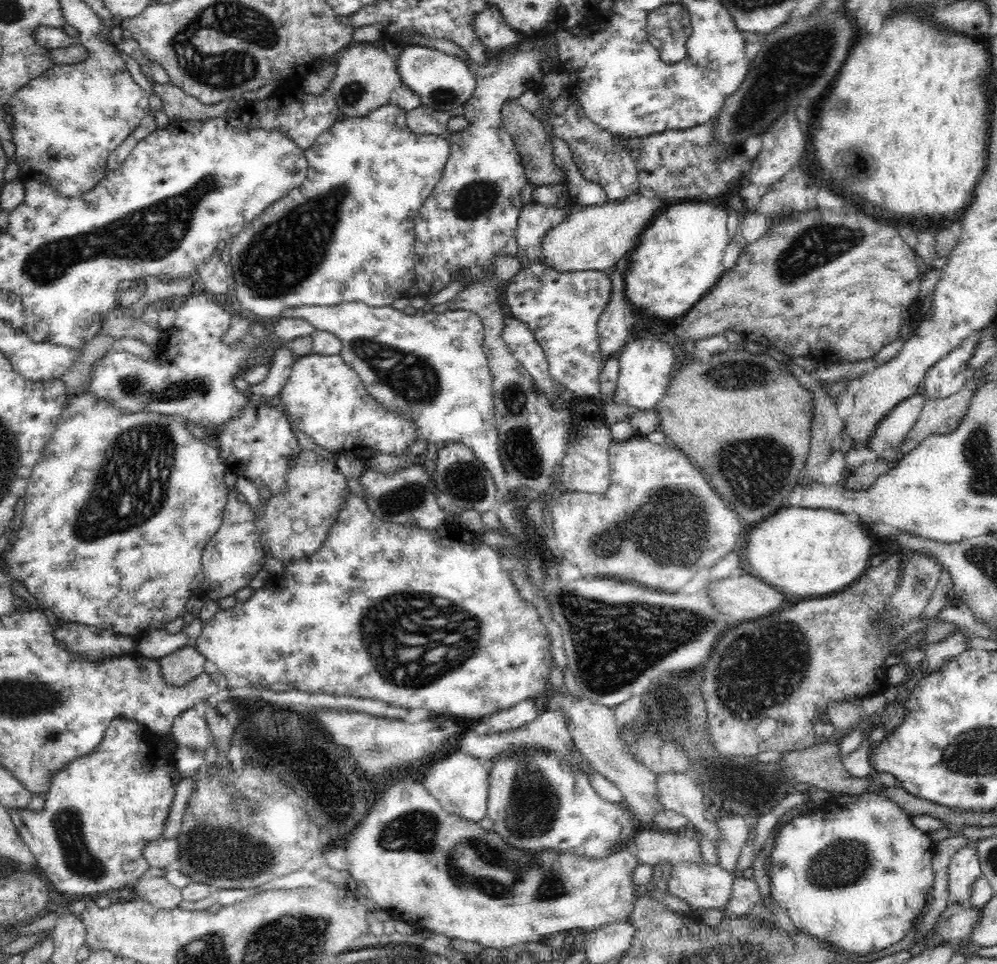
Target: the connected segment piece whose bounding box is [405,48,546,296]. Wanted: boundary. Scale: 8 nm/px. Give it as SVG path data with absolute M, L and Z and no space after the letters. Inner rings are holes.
M545 50L518 51L508 56L492 59L484 67L474 70L476 88L472 96L458 108L448 112L432 111L420 105L405 114L406 124L412 133L418 135L436 135L448 140L450 156L446 162L440 182L435 185L432 194L424 200L419 208L414 223L415 236L415 275L422 276L422 282L430 286L427 296L446 288L448 284L462 277L463 284L476 283L486 268L494 266L496 256L517 256L517 224L523 206L520 192L527 182L524 163L513 142L512 136L501 124L501 108L508 99L517 99L529 89L539 88L546 73L542 72L542 62L546 62ZM454 116L464 116L468 128L460 132L450 132L448 120Z

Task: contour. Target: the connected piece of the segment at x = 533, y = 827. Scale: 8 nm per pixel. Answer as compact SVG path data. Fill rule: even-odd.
M524 749L496 758L488 765L489 789L486 815L493 822L493 829L522 851L540 852L544 849L574 853L590 857L607 857L619 848L625 848L635 835L633 820L620 808L619 803L602 800L592 788L586 774L578 771L560 753L544 749Z

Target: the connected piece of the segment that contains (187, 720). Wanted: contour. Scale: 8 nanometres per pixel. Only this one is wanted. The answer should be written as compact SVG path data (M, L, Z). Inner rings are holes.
M198 707L189 708L179 714L174 719L170 732L175 737L177 746L202 749L204 752L212 739L207 720Z

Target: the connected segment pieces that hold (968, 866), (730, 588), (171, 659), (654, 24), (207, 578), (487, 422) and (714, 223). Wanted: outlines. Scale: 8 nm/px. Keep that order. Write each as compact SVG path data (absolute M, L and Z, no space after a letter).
M968 842L950 860L948 869L948 902L966 904L969 902L975 880L981 875L980 861L977 859L976 843Z
M749 574L717 580L708 587L707 591L709 600L718 613L732 616L740 622L764 618L764 616L780 610L786 604L786 596L775 586L770 586L762 579Z
M182 646L174 652L159 658L162 680L166 686L182 686L204 670L204 662L207 658L198 652L196 647Z
M680 4L660 7L648 14L649 43L659 52L660 60L676 64L687 55L693 25L690 14Z
M235 486L227 499L223 524L207 543L201 558L204 571L201 587L211 600L232 596L241 588L248 587L249 582L258 573L263 573L262 565L265 562L266 553L256 527L255 513L248 502L238 502L237 494L238 488Z
M344 302L338 306L300 306L300 308L288 308L284 310L282 317L306 319L310 324L314 325L315 330L325 330L336 335L338 340L341 340L342 348L339 352L340 358L347 364L364 383L368 394L375 398L386 410L393 410L398 414L406 414L403 417L415 422L415 440L426 440L426 442L447 443L447 442L461 442L470 447L474 454L486 465L486 468L492 473L495 486L498 491L501 491L506 501L515 499L515 492L511 491L507 486L506 473L499 455L498 448L498 431L496 428L497 422L494 412L494 399L492 382L493 378L489 371L488 357L483 349L483 340L485 338L485 328L481 318L473 312L467 310L446 310L446 312L434 312L418 310L415 315L405 314L404 311L394 309L391 306L384 306L376 308L368 306L362 302Z
M688 200L688 202L674 202L668 204L666 212L656 216L653 222L642 232L639 243L627 254L627 269L624 272L624 288L625 297L629 304L635 309L641 312L644 316L648 318L658 318L658 320L672 320L672 318L678 318L678 320L683 317L699 300L702 300L706 296L707 292L710 292L714 285L720 281L720 278L726 272L722 265L722 258L724 258L724 250L730 242L730 236L726 230L726 219L728 214L726 209L721 202L712 200Z

